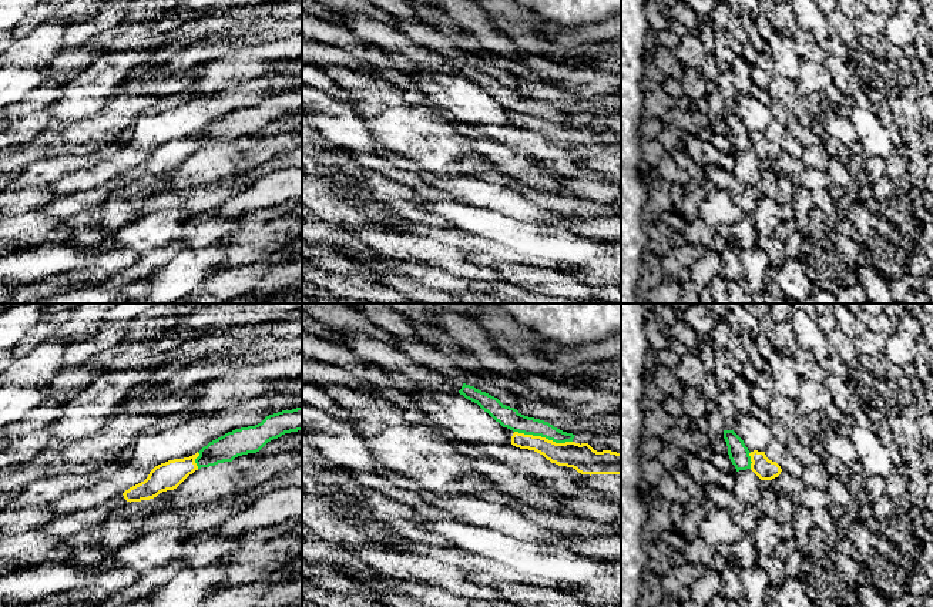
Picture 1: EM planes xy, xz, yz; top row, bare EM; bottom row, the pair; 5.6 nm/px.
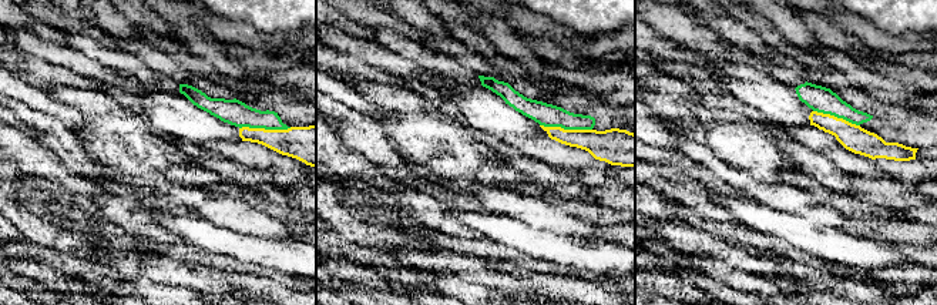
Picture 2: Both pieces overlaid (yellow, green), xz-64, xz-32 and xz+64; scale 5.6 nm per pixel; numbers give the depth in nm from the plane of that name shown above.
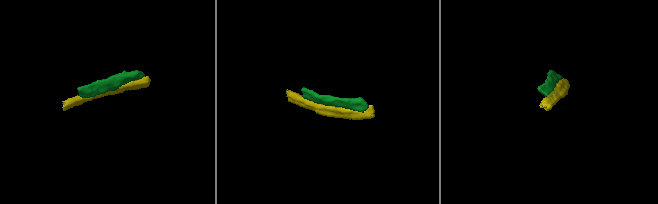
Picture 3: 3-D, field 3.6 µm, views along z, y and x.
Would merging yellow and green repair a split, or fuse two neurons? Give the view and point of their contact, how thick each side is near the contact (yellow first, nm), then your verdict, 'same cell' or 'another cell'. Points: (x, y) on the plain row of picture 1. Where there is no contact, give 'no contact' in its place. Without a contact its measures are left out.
xz (543, 118) | 150/120 nm | another cell

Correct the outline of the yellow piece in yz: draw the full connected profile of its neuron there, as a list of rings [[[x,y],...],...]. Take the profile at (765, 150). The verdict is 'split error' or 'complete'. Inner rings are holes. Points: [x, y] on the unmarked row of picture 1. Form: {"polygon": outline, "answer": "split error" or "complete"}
{"polygon": [[[754,131],[749,134],[751,137],[751,151],[761,161],[772,161],[778,158],[782,152],[781,147],[776,142],[772,142],[766,138],[765,133]]], "answer": "complete"}

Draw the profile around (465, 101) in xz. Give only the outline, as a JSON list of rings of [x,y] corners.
[[[420,70],[407,74],[417,88],[429,95],[434,108],[450,115],[456,123],[479,125],[511,125],[513,111],[503,108],[477,84],[459,73],[434,73]]]

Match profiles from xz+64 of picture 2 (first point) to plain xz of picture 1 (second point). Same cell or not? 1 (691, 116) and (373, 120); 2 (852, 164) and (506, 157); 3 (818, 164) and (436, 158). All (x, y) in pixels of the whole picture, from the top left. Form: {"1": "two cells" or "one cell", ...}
{"1": "one cell", "2": "two cells", "3": "two cells"}

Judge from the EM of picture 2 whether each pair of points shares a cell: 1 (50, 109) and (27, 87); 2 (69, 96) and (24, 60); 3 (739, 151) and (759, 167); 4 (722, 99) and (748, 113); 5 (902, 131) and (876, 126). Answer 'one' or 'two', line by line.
1: one
2: two
3: one
4: one
5: one

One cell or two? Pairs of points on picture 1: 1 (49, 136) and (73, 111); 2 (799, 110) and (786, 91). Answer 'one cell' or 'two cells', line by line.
1: two cells
2: one cell

